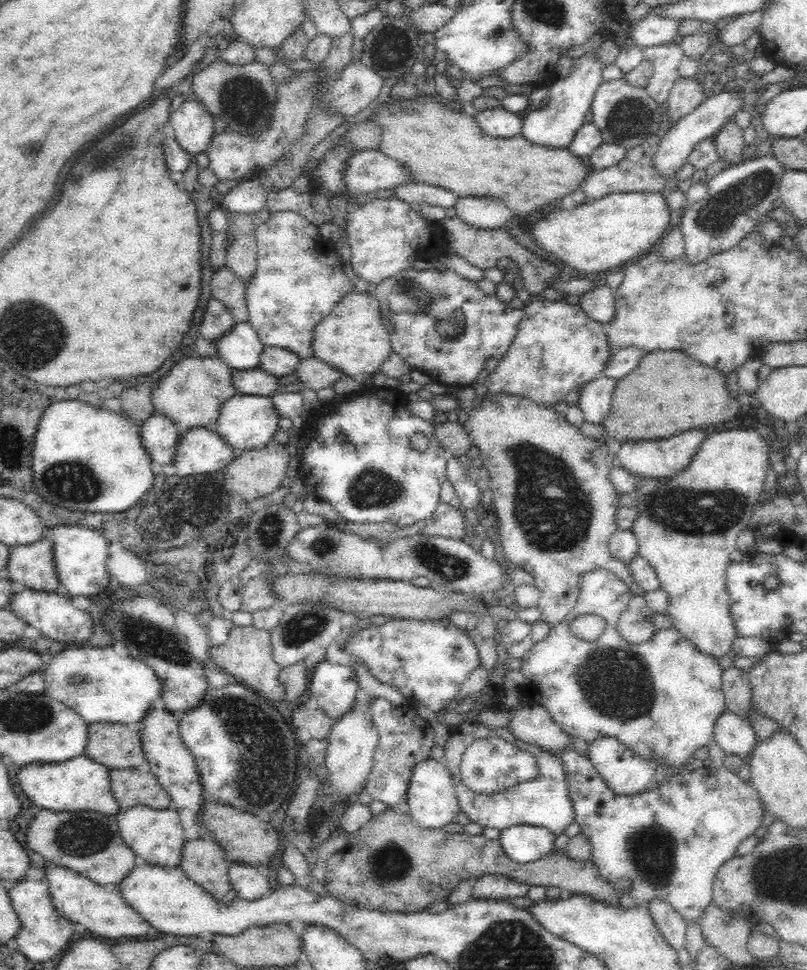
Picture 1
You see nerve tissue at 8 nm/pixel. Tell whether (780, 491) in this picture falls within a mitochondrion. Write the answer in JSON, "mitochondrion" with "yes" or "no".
{"mitochondrion":"no"}

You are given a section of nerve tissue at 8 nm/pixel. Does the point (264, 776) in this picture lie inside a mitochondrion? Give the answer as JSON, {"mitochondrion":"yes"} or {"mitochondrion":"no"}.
{"mitochondrion":"yes"}

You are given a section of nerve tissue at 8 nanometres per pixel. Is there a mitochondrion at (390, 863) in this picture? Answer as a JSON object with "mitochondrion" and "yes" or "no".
{"mitochondrion":"yes"}

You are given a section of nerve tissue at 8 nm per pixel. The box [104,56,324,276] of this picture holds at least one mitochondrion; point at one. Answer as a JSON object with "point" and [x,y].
{"point":[242,97]}

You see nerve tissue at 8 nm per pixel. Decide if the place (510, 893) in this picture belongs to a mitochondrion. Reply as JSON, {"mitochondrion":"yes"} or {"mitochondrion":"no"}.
{"mitochondrion":"no"}

